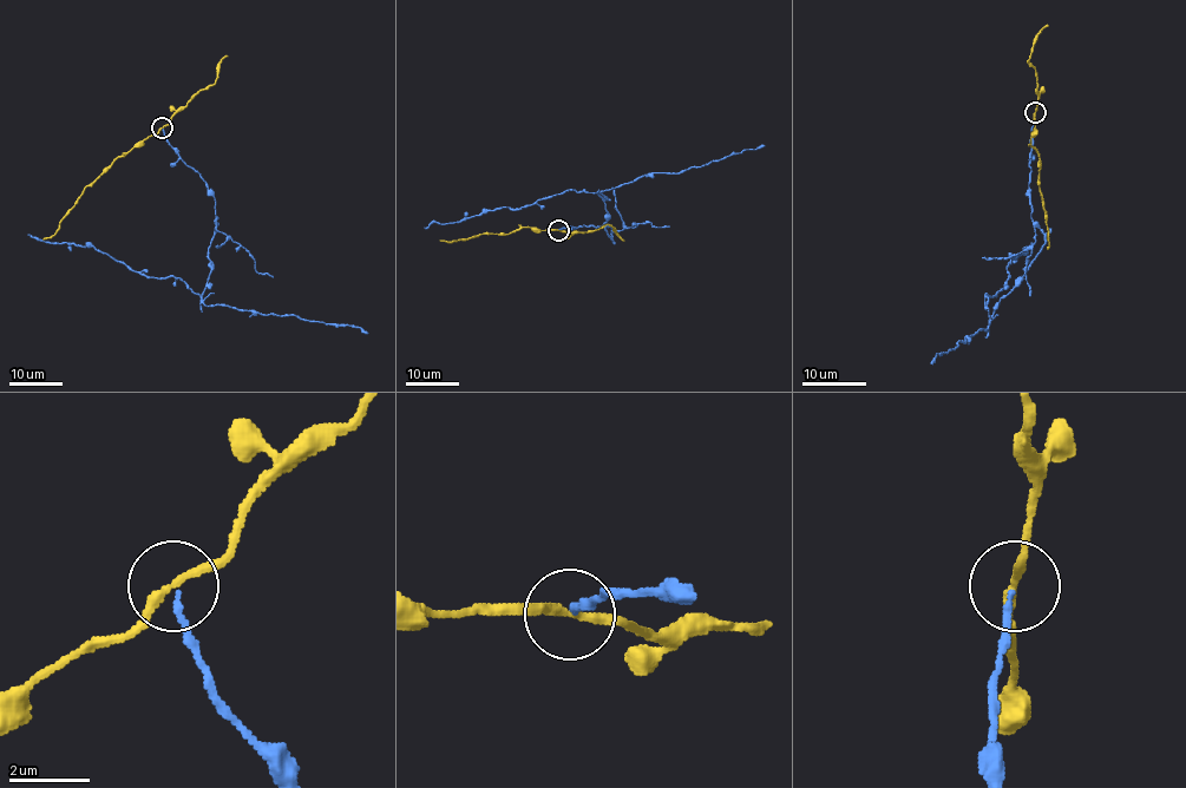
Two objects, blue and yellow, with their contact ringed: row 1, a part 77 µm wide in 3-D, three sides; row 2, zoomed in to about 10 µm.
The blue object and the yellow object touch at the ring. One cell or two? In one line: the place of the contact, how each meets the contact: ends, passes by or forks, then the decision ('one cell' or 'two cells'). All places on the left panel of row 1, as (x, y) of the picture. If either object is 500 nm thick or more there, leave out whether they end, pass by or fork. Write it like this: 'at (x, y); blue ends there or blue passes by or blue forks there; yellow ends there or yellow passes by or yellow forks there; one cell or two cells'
at (162, 127); blue ends there; yellow passes by; two cells

